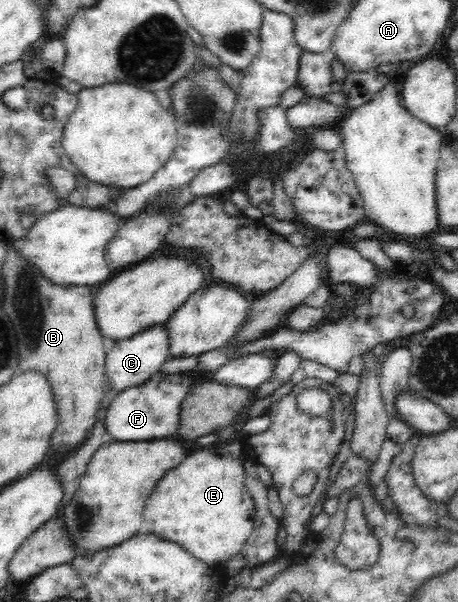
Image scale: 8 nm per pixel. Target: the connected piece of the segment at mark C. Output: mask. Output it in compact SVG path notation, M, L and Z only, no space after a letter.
M165 323L152 327L135 334L133 338L117 342L113 350L105 354L105 382L116 394L130 386L143 384L156 372L160 371L161 365L169 358L169 334Z

